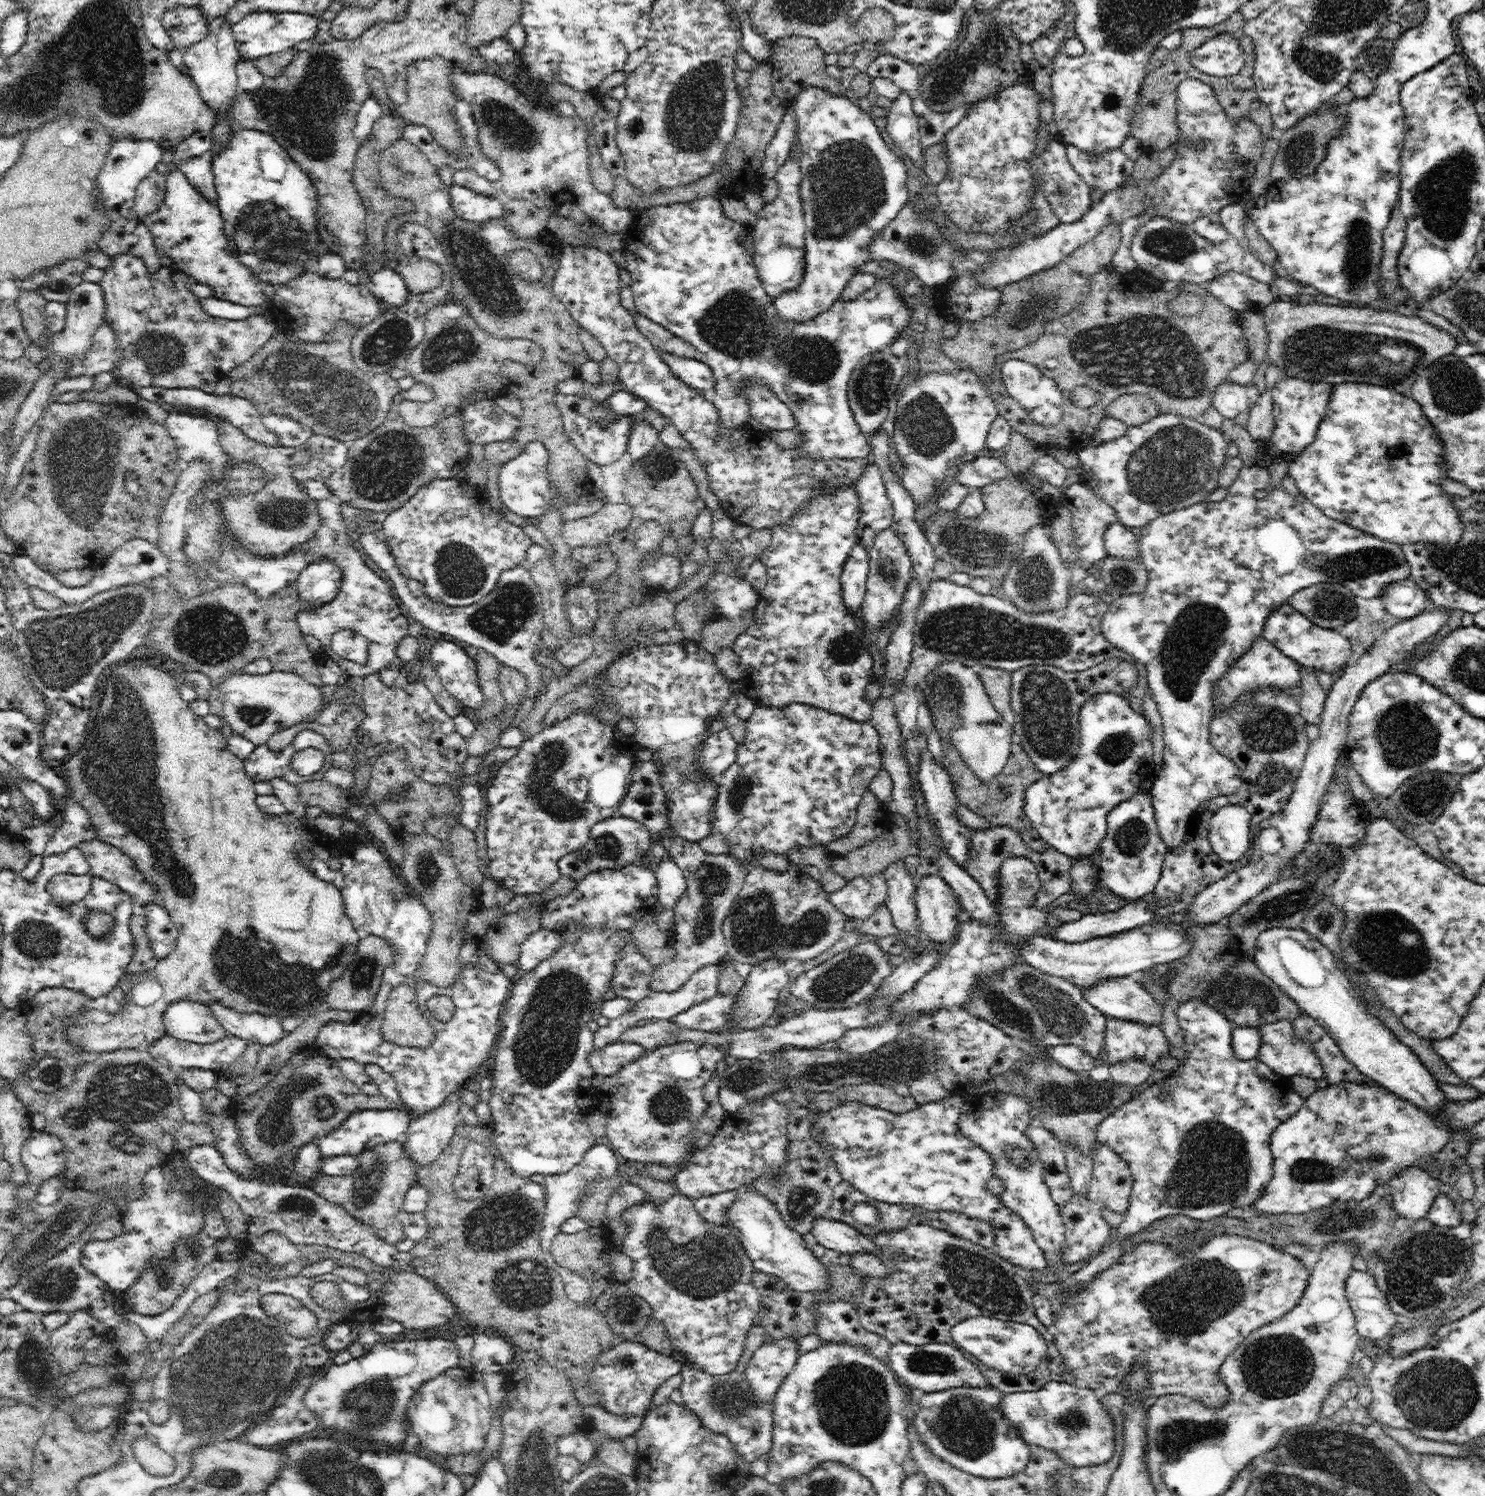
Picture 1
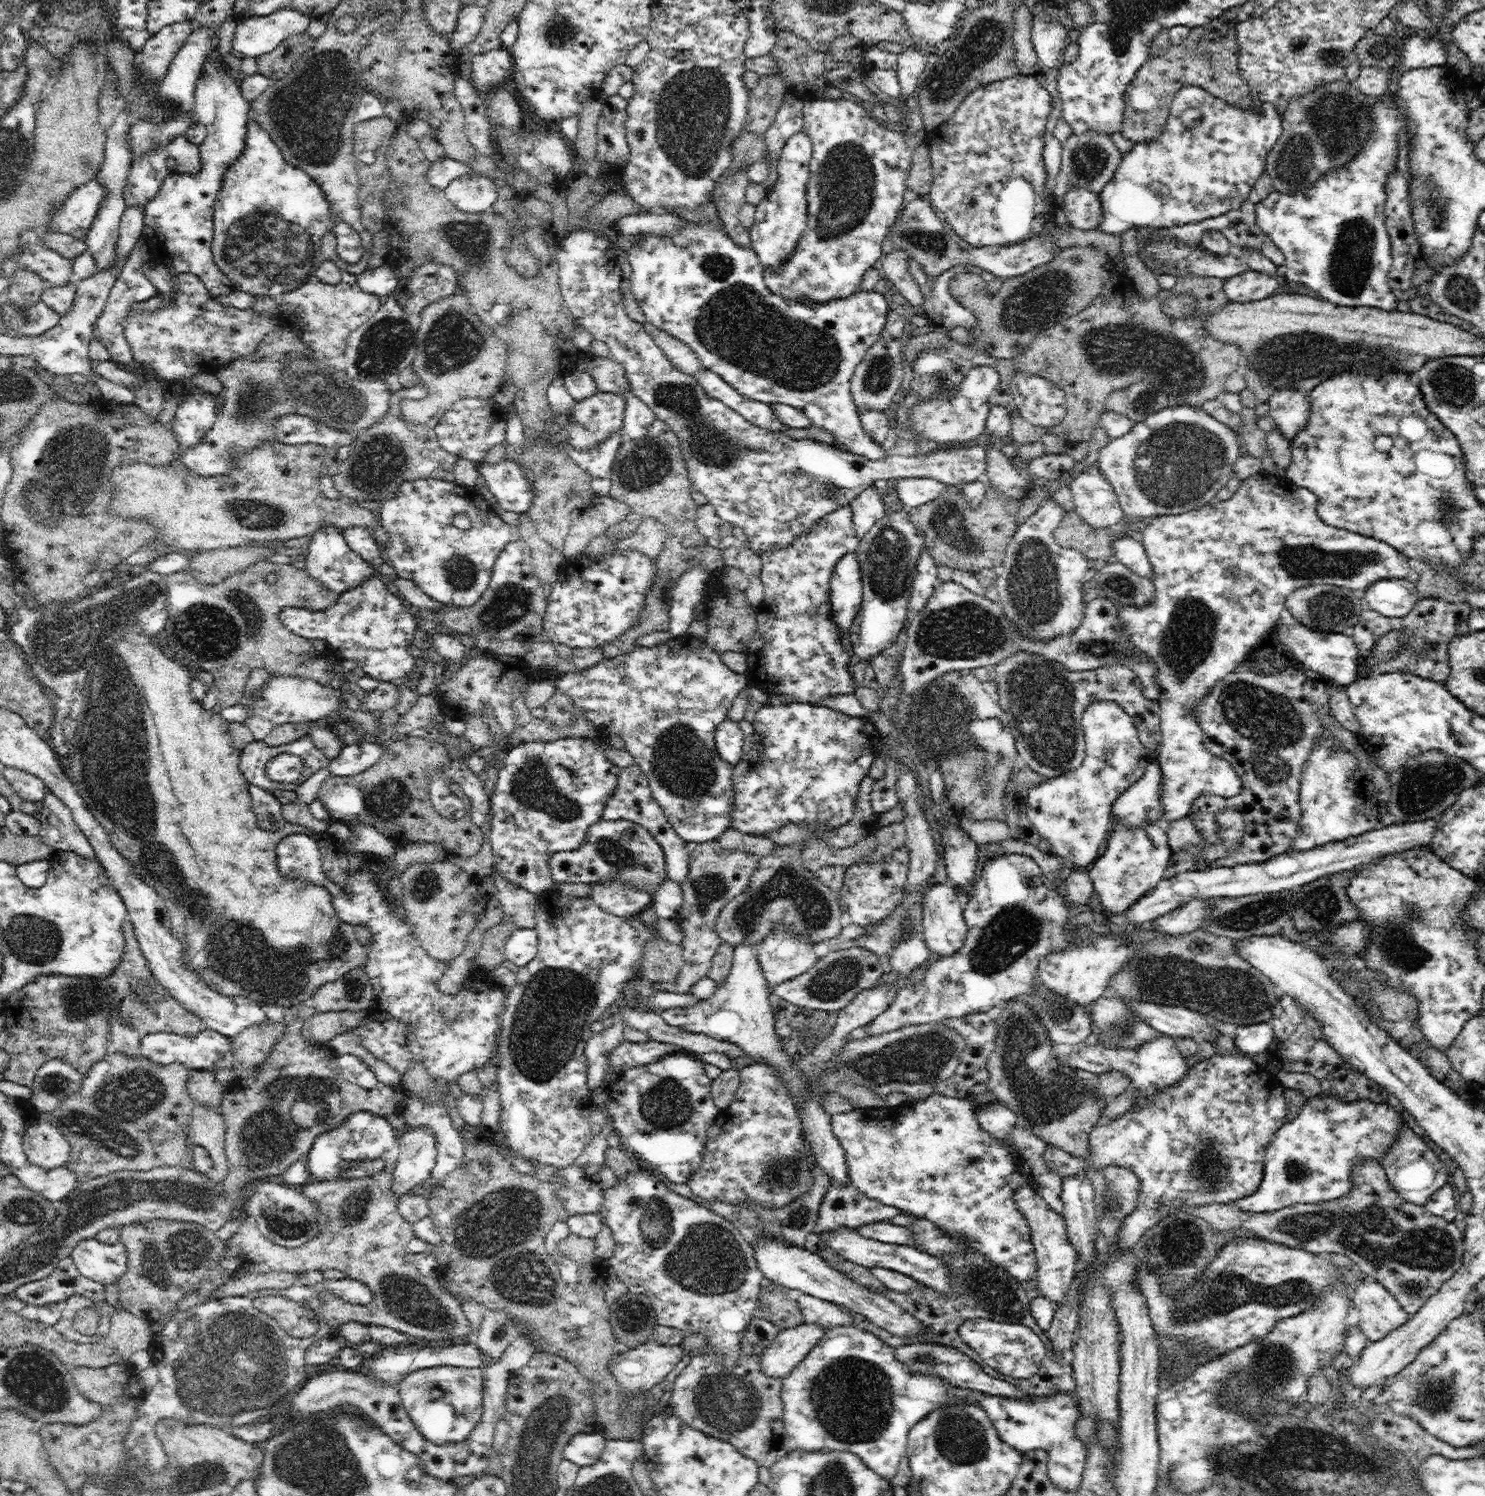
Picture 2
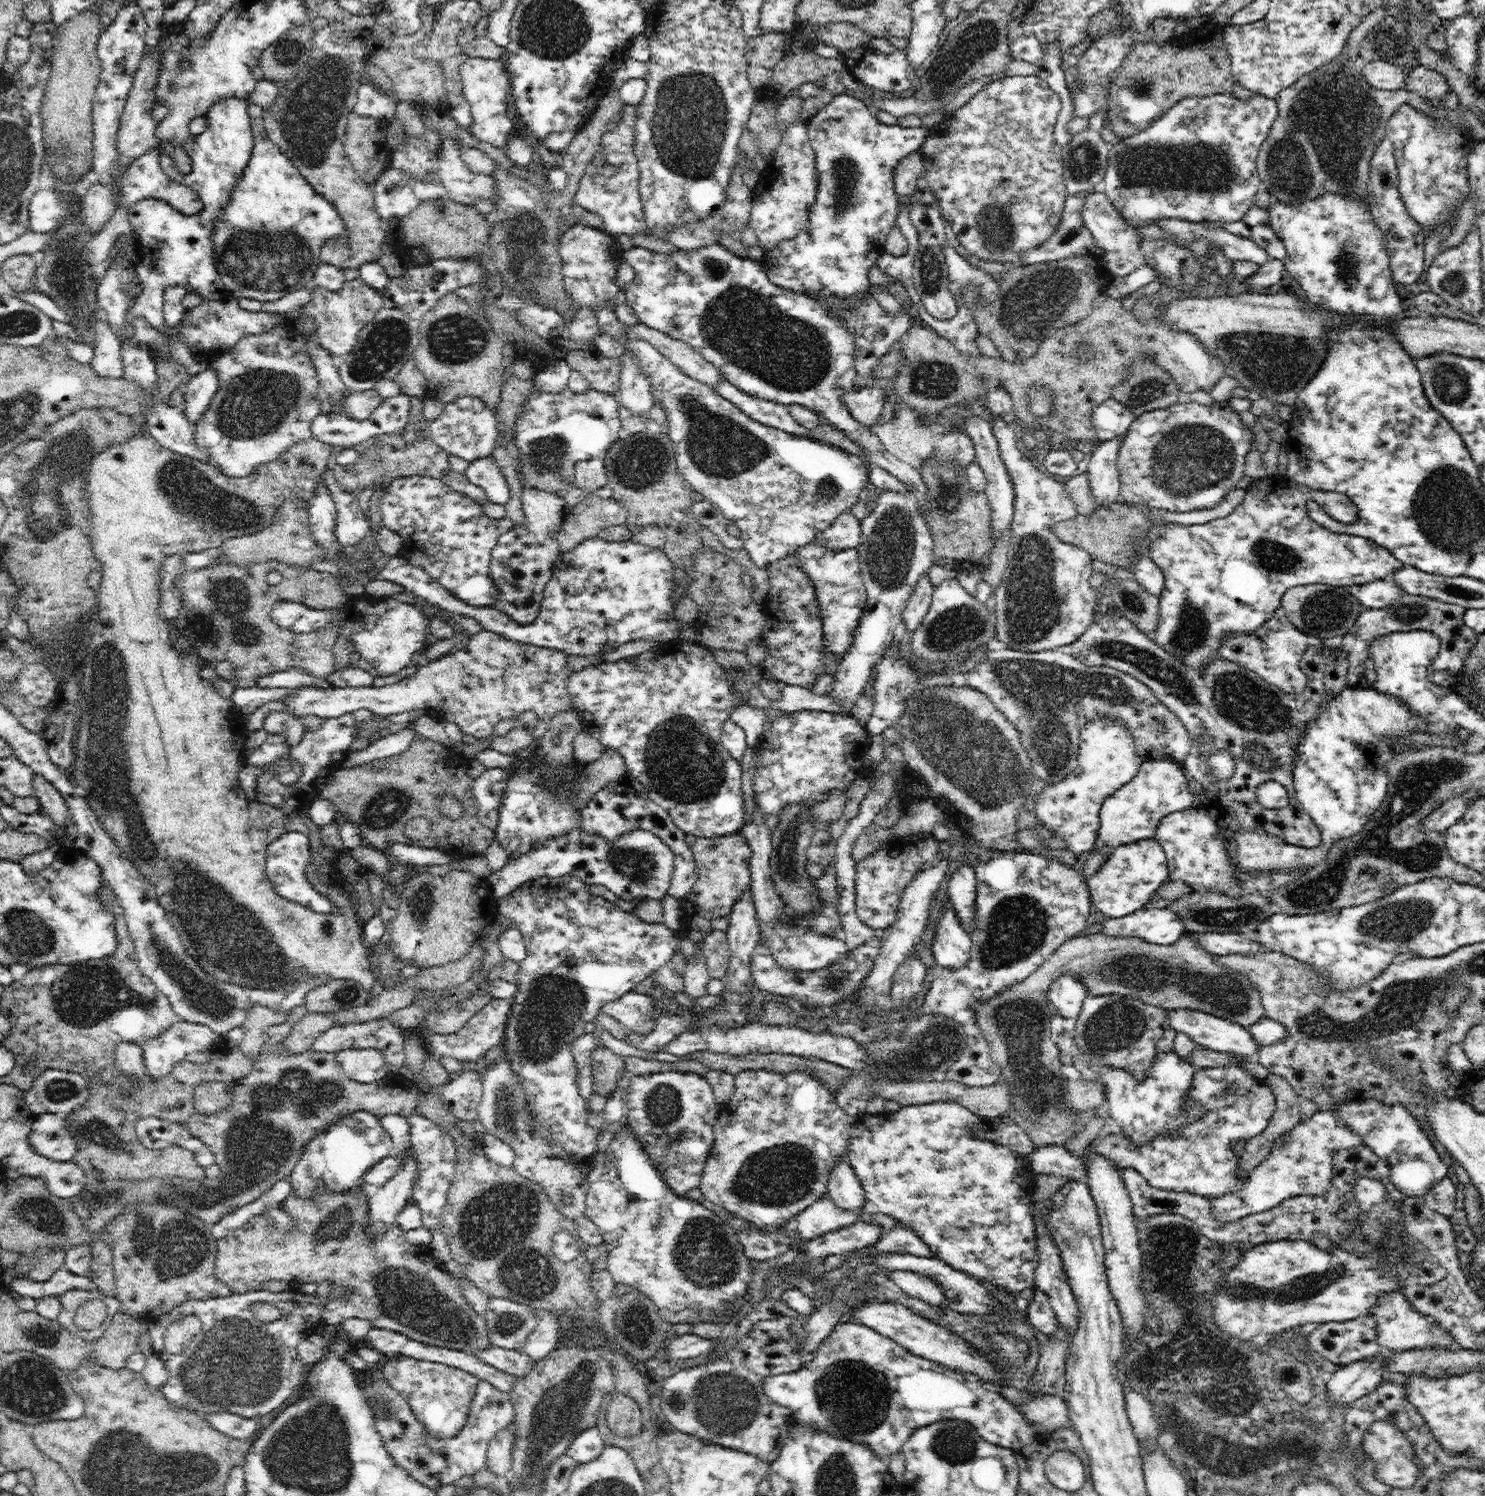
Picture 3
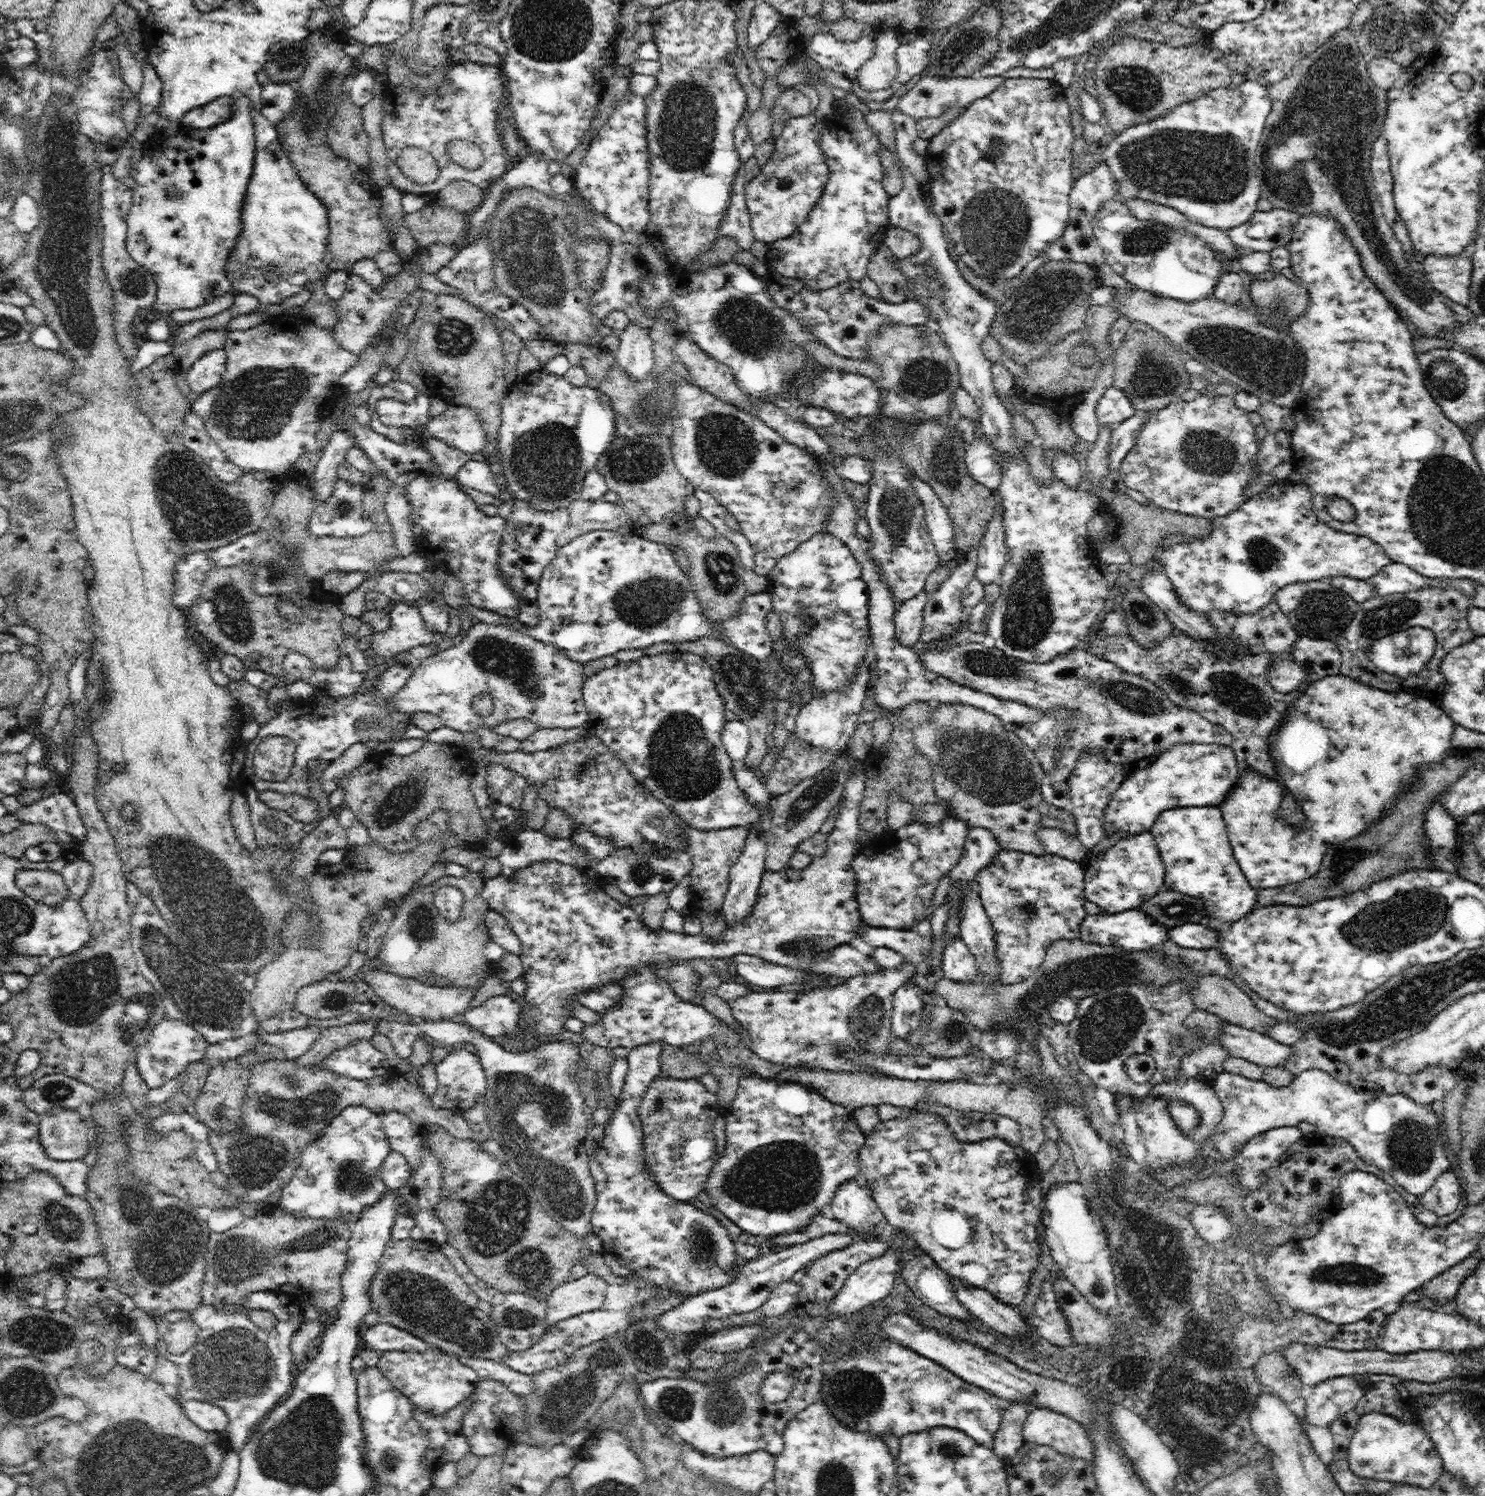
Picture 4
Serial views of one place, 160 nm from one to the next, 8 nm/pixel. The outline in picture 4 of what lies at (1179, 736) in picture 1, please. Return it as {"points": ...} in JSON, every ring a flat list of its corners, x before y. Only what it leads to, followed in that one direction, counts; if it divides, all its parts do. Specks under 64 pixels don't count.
{"points":[[1278,480,1256,493,1236,510,1212,520,1210,534,1194,542,1174,544,1157,554,1182,605,1196,614,1210,617,1214,610,1224,613,1257,614,1278,593,1294,582,1311,582,1324,578,1349,577,1368,580,1393,560,1371,538,1348,534,1320,522,1312,510,1311,490,1302,483]]}

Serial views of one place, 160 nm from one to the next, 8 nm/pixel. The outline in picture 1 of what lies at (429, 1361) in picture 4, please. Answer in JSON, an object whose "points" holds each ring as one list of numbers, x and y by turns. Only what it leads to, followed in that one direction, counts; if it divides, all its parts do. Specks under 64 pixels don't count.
{"points":[[458,1366,444,1370,414,1392,408,1402,407,1418,425,1452,443,1456,462,1456,470,1452,482,1454,494,1417,482,1375,473,1367,462,1369]]}

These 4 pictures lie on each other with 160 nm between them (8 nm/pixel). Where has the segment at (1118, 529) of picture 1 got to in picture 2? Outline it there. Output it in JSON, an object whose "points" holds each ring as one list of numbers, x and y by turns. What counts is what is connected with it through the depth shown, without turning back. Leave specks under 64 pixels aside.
{"points":[[1130,533,1123,537,1116,537,1113,542,1113,559,1124,563,1132,572,1143,578,1152,580,1152,564,1149,561,1146,549,1141,542,1134,540]]}

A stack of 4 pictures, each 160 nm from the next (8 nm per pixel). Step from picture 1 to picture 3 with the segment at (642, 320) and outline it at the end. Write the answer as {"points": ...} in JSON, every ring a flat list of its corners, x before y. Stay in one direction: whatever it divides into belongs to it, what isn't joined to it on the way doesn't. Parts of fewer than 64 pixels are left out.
{"points":[[644,323,626,328,626,339,647,340,666,358,669,358,680,371,697,381,714,387,722,378,722,374,708,362,699,352,696,352,687,342,676,340,669,334,650,328]]}

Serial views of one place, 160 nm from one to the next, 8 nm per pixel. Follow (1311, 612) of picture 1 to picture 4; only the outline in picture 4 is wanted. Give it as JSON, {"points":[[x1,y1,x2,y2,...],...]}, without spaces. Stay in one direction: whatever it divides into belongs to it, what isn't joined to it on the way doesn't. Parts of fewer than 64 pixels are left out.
{"points":[[1328,578,1291,583,1278,590,1274,601,1279,605,1283,614,1288,617,1295,632,1300,637,1309,637,1313,640,1337,641,1360,609,1360,604,1340,589,1336,589]]}

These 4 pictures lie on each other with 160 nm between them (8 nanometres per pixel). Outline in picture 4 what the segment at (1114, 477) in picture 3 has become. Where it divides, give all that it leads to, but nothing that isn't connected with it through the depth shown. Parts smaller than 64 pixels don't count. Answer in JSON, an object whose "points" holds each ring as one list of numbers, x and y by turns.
{"points":[[1142,412,1140,416,1132,414,1124,422,1117,425,1111,432,1109,450,1109,470,1119,470,1122,460,1128,451,1135,445,1138,435,1142,430,1143,422,1146,422,1149,412]]}

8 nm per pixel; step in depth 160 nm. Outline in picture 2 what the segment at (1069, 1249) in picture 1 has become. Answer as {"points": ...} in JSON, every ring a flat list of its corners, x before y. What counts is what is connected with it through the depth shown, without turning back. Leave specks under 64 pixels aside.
{"points":[[1116,1165,1107,1166,1104,1173,1121,1214,1130,1214,1135,1209,1136,1199,1140,1196,1139,1178,1129,1168]]}

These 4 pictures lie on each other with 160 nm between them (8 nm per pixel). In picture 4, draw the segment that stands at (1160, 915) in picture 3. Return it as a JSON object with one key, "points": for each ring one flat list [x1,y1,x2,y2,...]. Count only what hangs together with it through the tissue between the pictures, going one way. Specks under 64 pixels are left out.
{"points":[[1130,909,1118,914,1100,912,1087,914,1080,924,1080,939,1095,942,1102,946,1114,946,1126,951,1141,951,1155,948,1168,941,1169,928,1154,921,1150,915,1140,909]]}

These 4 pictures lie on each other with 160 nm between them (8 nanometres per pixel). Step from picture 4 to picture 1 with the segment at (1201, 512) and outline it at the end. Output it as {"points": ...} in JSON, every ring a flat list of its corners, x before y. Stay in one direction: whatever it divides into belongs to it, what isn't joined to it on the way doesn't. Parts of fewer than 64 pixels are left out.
{"points":[[1158,413,1140,426,1129,426,1120,437,1098,446,1080,449,1081,479,1115,512,1115,517,1124,526,1142,528,1154,518,1180,510,1206,500,1218,487,1219,470,1226,460,1227,440,1223,431,1206,426,1202,420,1194,420,1177,414]]}

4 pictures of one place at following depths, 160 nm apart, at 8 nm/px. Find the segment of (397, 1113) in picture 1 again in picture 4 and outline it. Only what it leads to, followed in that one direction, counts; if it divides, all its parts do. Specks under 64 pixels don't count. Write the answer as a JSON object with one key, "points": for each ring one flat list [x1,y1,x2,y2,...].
{"points":[[350,1105,342,1110,342,1113,338,1114,333,1122,330,1122,321,1135,302,1151,298,1170,290,1183,281,1191,281,1198,277,1206,282,1205,286,1211,298,1219,302,1217,314,1219,340,1217,352,1224,355,1223,366,1207,378,1202,384,1196,384,1192,389,1191,379,1175,379,1168,391,1152,384,1133,383,1118,384,1116,360,1105]]}

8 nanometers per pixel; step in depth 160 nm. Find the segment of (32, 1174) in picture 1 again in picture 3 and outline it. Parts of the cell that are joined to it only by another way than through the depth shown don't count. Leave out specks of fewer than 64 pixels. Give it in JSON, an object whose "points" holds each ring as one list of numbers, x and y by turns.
{"points":[[40,1114,32,1124,29,1136,32,1148,50,1160,72,1161,77,1151,77,1144,68,1128,65,1116]]}

